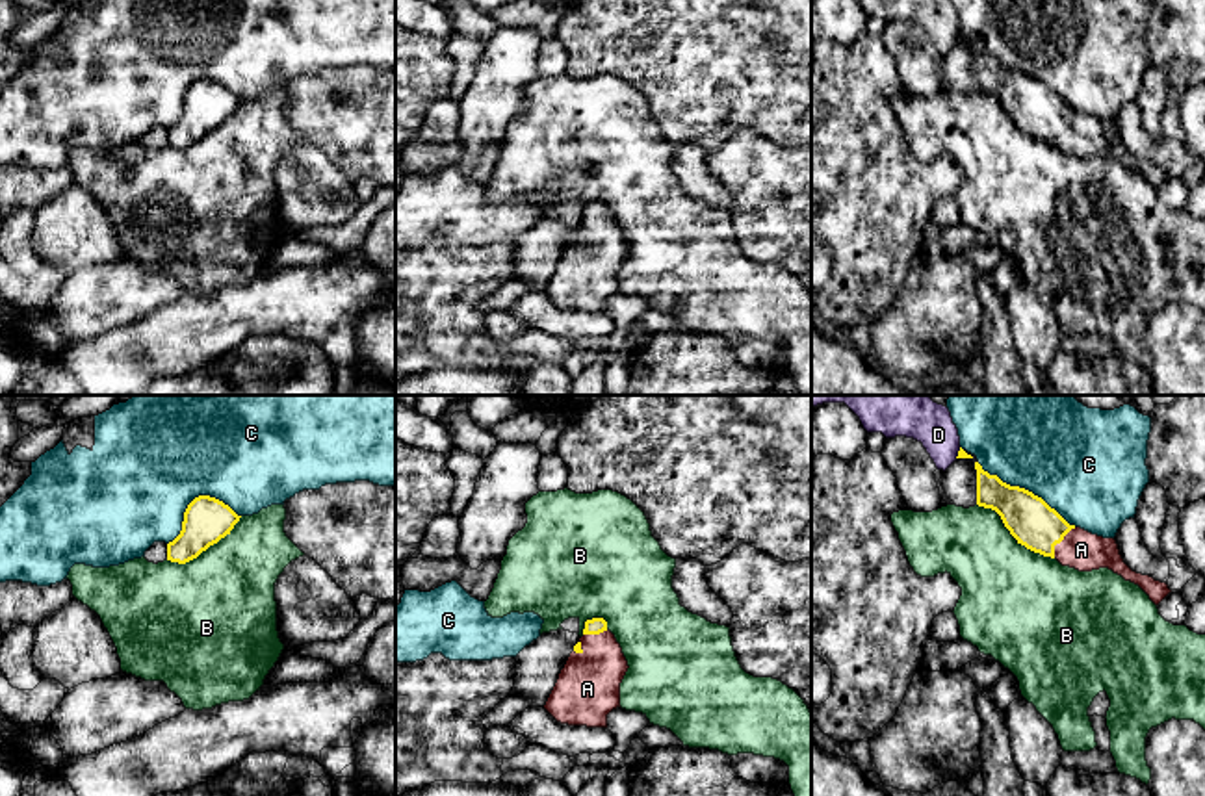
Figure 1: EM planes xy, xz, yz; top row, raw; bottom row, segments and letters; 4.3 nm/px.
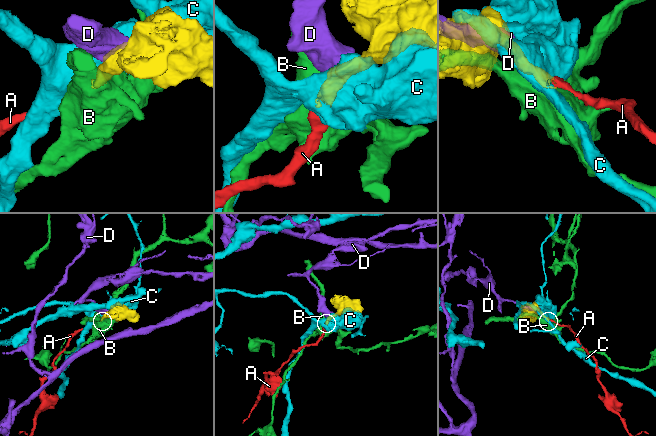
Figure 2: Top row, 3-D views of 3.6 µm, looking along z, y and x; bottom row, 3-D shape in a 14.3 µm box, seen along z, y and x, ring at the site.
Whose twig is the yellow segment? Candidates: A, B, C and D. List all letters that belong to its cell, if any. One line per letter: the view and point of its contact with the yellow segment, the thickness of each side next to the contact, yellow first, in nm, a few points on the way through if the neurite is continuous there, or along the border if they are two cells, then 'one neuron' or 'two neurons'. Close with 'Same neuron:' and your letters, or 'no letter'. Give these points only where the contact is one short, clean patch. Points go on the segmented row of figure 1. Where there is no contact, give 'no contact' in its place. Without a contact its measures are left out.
A: contact yz (1059, 542); calibres 200 and 170 nm; way yz (1036, 526), (1059, 542), (1081, 550); one neuron
B: contact yz (1012, 535); calibres 200 and 420 nm; two neurons
C: contact yz (1027, 490); calibres 200 and 480 nm; two neurons
D: contact yz (958, 453); calibres 40 and 190 nm; two neurons
Same neuron: A

